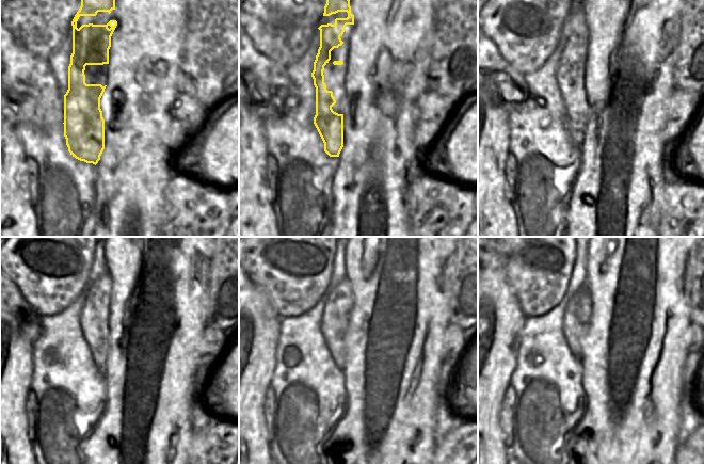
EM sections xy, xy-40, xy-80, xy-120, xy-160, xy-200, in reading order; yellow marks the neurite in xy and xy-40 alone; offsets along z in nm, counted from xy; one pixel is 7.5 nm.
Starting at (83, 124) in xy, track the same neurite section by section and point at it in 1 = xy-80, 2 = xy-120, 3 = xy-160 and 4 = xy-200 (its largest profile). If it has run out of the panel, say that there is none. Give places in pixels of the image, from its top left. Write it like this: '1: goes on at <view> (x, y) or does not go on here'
1: goes on at xy-80 (576, 125)
2: goes on at xy-120 (100, 360)
3: goes on at xy-160 (339, 358)
4: goes on at xy-200 (578, 354)

